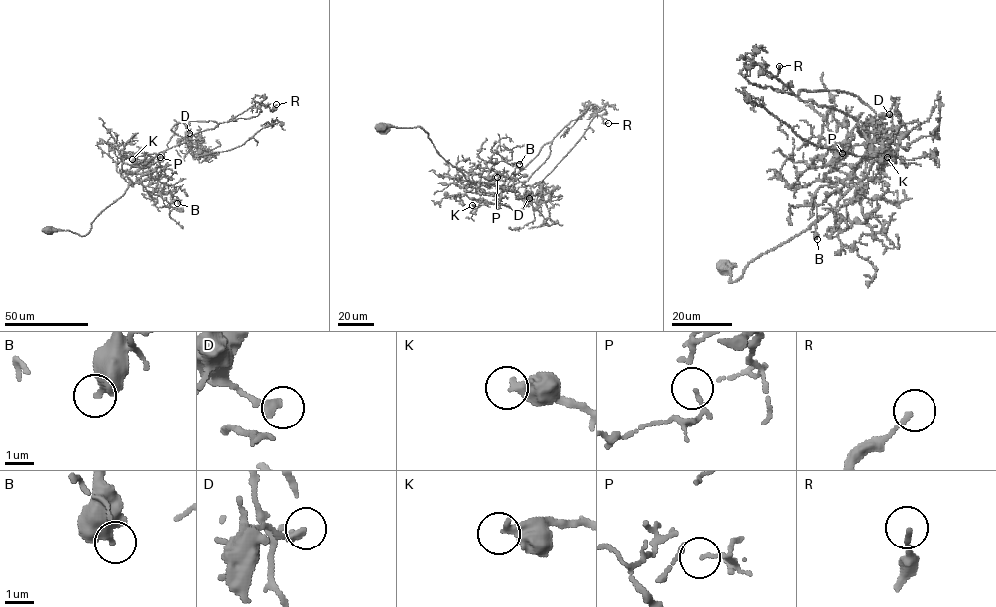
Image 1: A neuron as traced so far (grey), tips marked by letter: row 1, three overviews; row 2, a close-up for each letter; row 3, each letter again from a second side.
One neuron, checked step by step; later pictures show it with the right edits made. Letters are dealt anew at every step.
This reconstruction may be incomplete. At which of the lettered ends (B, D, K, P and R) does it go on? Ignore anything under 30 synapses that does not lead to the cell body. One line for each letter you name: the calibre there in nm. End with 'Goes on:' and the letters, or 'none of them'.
Goes on: none of them

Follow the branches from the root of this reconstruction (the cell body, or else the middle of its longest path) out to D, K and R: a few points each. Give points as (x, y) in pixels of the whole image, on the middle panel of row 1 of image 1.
D: (381, 128), (421, 127), (469, 182), (467, 191), (494, 196), (527, 182), (551, 142), (508, 184), (529, 198)
K: (381, 128), (421, 127), (435, 148), (469, 182), (465, 193), (459, 196), (465, 194), (485, 204), (472, 205)
R: (381, 128), (421, 127), (469, 182), (467, 191), (494, 196), (527, 182), (552, 140), (589, 103), (608, 123)

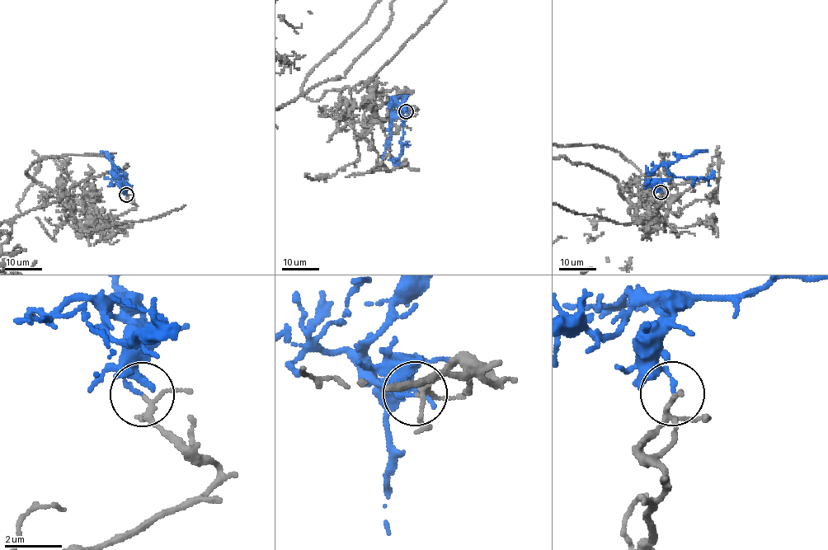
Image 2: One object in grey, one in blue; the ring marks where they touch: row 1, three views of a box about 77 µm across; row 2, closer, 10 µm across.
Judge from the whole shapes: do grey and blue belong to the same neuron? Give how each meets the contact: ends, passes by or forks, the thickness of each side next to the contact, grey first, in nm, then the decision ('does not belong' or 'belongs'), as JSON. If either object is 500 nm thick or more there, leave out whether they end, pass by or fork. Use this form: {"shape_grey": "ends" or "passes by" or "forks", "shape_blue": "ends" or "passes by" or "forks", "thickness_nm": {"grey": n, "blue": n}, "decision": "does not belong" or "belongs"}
{"shape_grey": "forks", "shape_blue": "ends", "thickness_nm": {"grey": 110, "blue": 120}, "decision": "does not belong"}

